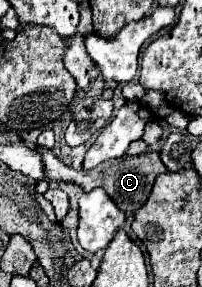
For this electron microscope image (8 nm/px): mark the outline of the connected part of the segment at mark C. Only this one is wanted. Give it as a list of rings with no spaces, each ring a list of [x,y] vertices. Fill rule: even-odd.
[[[36,147],[36,151],[42,155],[44,175],[50,179],[50,187],[56,187],[60,181],[82,185],[84,191],[92,191],[94,187],[104,187],[104,189],[108,191],[108,195],[114,199],[114,203],[116,203],[124,213],[136,213],[136,211],[146,203],[146,199],[148,199],[148,195],[150,195],[150,189],[152,189],[152,185],[154,185],[156,175],[168,171],[156,151],[148,151],[148,153],[138,155],[138,157],[124,155],[124,157],[120,157],[120,159],[106,161],[106,163],[98,165],[98,167],[92,169],[92,171],[66,167],[50,149]]]

